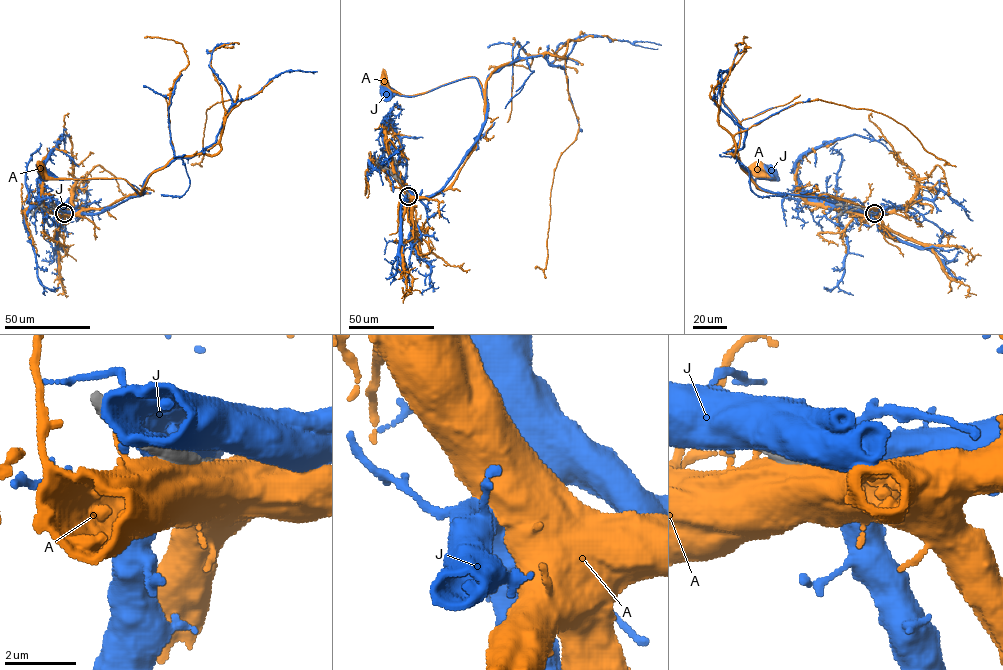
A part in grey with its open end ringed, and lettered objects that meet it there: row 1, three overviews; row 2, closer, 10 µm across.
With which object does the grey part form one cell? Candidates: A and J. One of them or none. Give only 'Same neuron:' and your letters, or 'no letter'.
Same neuron: no letter

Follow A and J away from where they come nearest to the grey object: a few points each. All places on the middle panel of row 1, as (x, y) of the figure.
A: (408, 194), (437, 195), (454, 180), (484, 123), (483, 89), (475, 77), (468, 77), (403, 95), (383, 81)
J: (407, 193), (426, 198), (444, 185), (479, 133), (486, 103), (475, 77), (463, 78), (415, 95), (389, 94)

